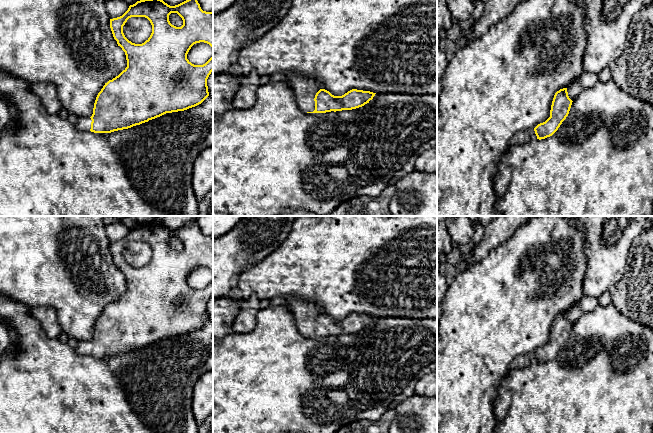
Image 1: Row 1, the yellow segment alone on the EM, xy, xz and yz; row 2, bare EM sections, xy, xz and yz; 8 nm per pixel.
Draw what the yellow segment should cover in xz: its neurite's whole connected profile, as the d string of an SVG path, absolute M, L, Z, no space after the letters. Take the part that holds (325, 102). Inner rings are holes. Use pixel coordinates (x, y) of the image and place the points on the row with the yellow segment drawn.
M284 73L290 87L296 92L298 105L303 112L326 113L352 110L364 106L376 93L352 89L342 96L334 96L314 79L298 73Z

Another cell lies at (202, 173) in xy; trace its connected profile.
M213 146L203 150L195 159L192 169L192 187L197 201L213 188Z

